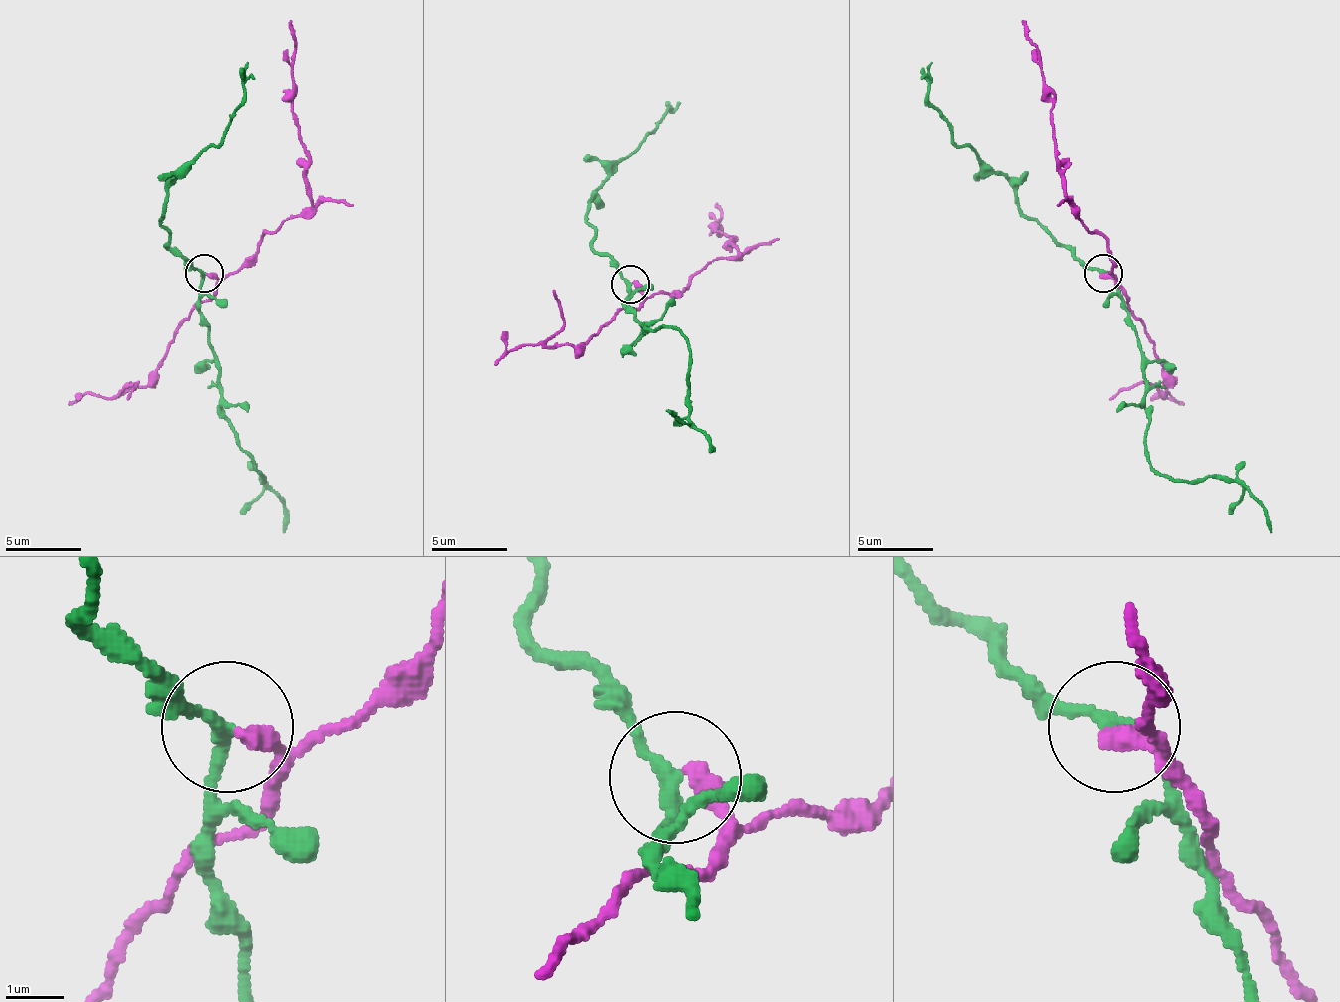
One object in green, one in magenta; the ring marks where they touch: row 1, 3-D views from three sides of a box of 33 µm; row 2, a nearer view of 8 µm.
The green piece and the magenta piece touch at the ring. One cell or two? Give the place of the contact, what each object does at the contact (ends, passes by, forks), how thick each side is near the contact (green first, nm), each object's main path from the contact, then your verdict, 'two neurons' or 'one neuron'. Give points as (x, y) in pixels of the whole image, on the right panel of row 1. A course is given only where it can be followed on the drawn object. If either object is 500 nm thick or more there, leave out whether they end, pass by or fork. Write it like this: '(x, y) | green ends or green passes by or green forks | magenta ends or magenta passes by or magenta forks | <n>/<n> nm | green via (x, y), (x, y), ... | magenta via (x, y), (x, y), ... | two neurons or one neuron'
(1103, 273) | green passes by | magenta ends | 240/360 nm | green via (1104, 272), (1115, 283), (1127, 321), (1145, 358), (1145, 460), (1164, 475), (1236, 479), (1258, 505), (1270, 532) | magenta via (1100, 272), (1115, 276), (1112, 253), (1070, 204), (1051, 133), (1051, 95), (1036, 42), (1021, 20) | two neurons

